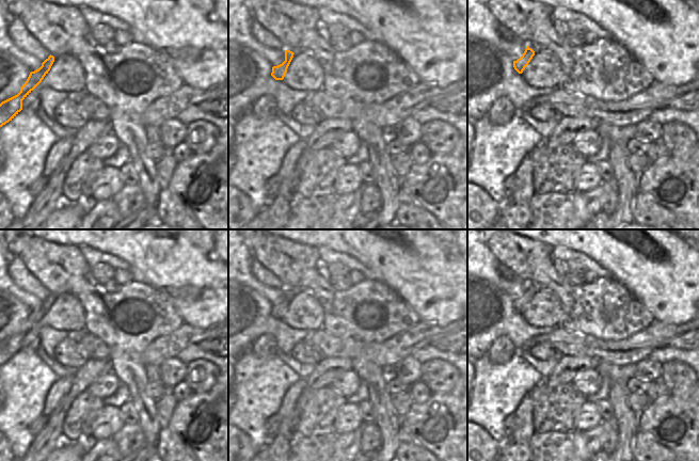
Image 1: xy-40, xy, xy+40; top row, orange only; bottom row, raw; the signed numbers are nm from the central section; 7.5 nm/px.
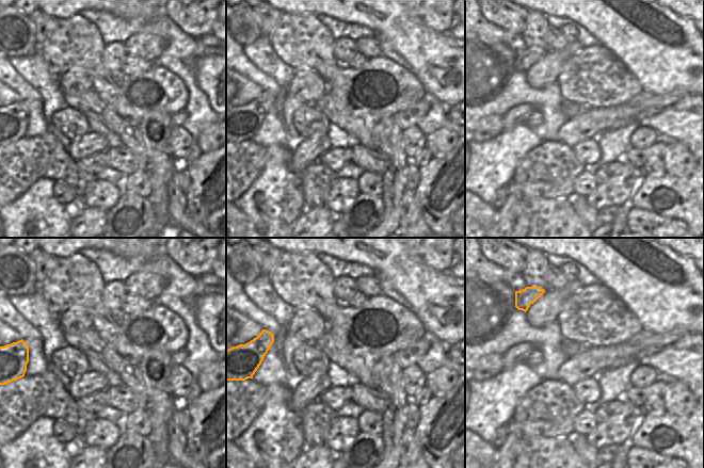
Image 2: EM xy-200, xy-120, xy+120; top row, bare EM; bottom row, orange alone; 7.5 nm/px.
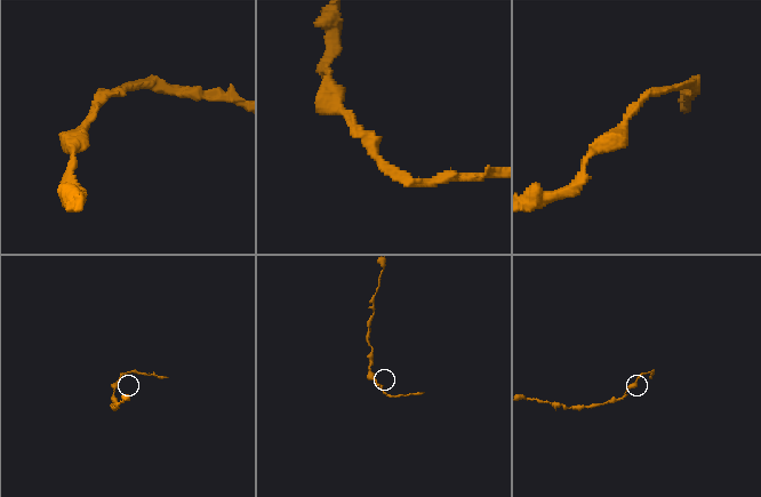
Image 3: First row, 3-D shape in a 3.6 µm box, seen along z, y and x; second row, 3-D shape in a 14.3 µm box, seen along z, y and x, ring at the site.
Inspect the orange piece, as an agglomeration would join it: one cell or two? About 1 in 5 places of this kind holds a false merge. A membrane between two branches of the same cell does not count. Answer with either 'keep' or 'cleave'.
keep

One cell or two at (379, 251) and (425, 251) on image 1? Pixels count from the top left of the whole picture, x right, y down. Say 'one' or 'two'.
one

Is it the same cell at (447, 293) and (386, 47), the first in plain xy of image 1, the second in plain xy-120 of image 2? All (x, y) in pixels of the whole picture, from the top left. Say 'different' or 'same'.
different

